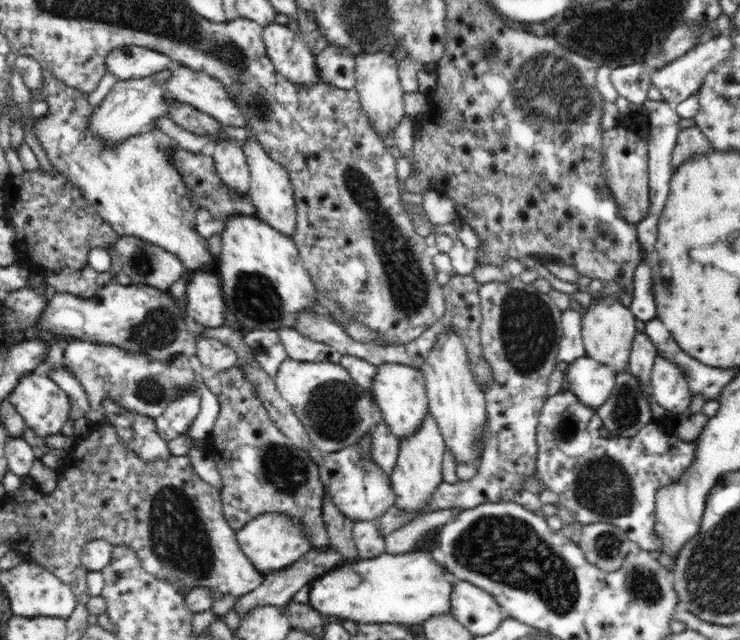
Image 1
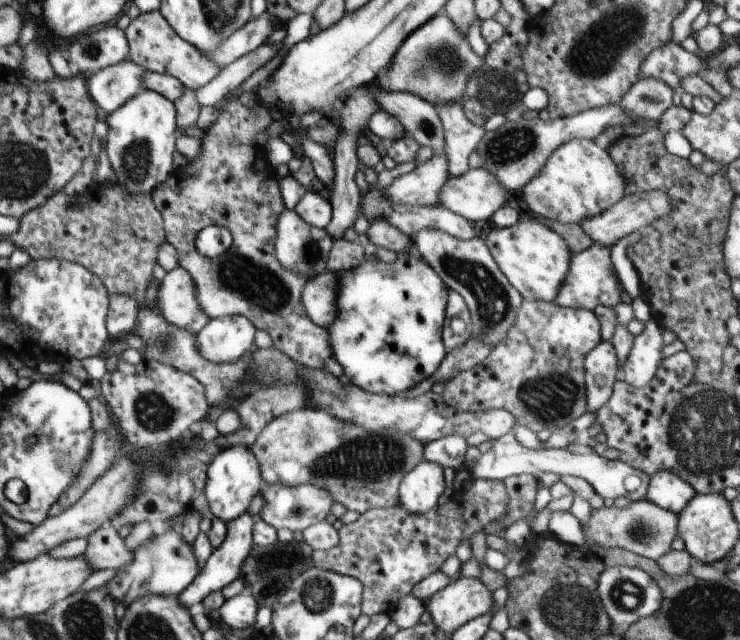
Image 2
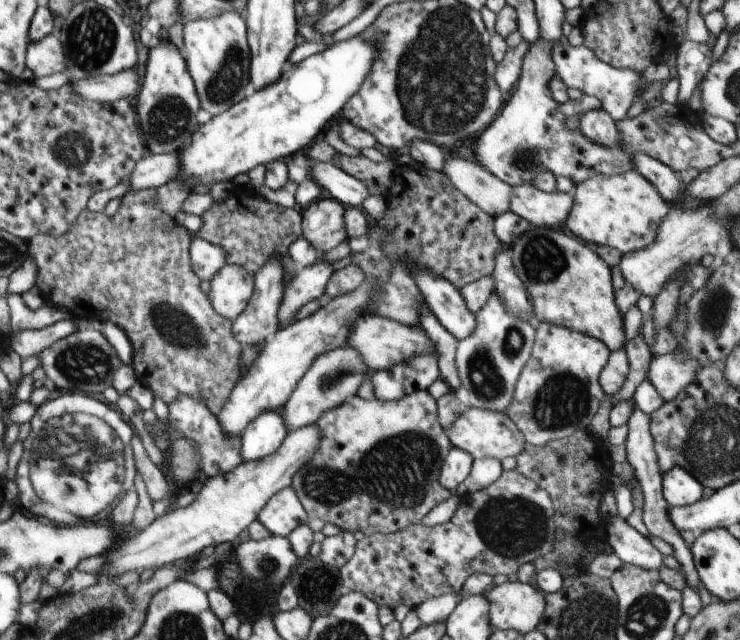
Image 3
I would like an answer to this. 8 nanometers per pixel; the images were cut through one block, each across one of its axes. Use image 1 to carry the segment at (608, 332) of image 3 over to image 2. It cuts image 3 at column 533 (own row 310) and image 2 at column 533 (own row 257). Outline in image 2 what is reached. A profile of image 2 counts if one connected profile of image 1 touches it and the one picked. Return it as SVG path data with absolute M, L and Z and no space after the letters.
M536 218L520 220L508 228L492 226L485 243L498 268L522 295L523 300L554 303L570 270L570 258L573 255L557 232Z

